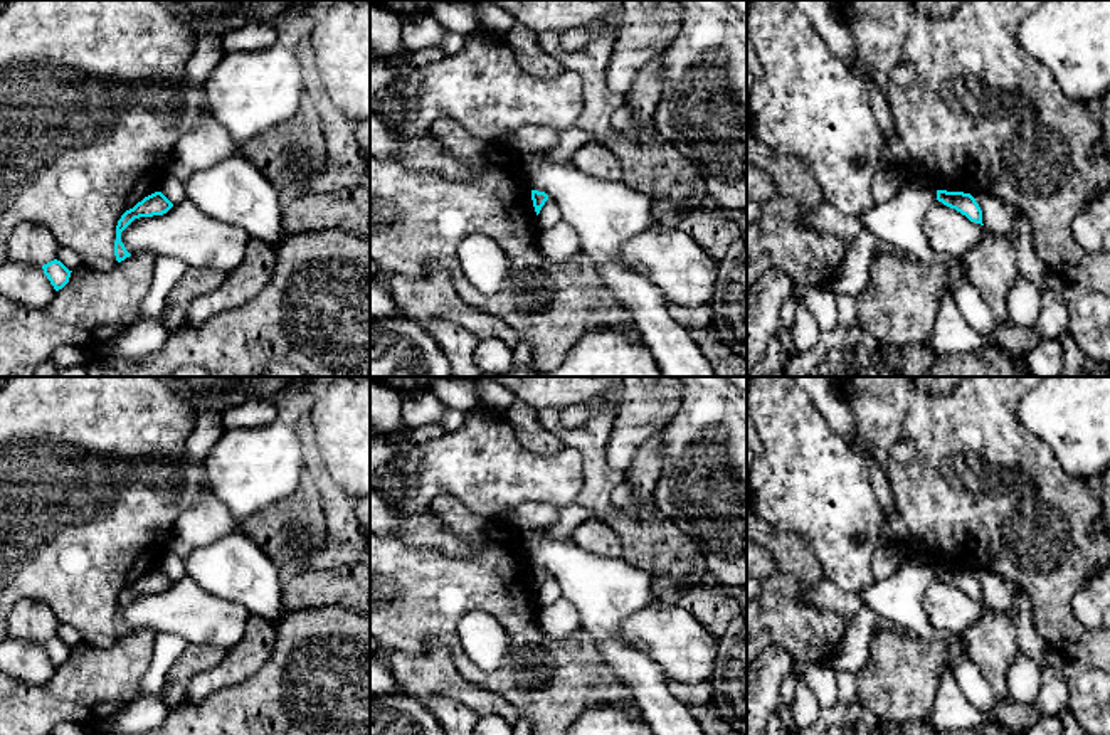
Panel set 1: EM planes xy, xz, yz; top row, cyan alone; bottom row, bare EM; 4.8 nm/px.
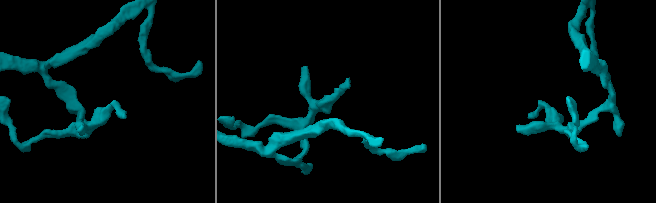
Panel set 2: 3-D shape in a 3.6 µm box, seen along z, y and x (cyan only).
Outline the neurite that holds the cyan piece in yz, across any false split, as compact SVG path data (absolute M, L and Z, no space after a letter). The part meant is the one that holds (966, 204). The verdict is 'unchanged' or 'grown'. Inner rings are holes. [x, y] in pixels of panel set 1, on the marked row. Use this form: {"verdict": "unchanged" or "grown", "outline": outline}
{"verdict": "unchanged", "outline": "M937 190L937 200L944 205L955 209L970 222L982 224L982 210L970 193Z"}

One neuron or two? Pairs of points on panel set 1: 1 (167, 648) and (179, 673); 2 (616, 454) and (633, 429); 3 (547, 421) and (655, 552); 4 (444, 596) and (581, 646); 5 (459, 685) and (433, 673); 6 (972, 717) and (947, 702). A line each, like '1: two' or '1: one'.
1: two
2: one
3: one
4: one
5: one
6: one

